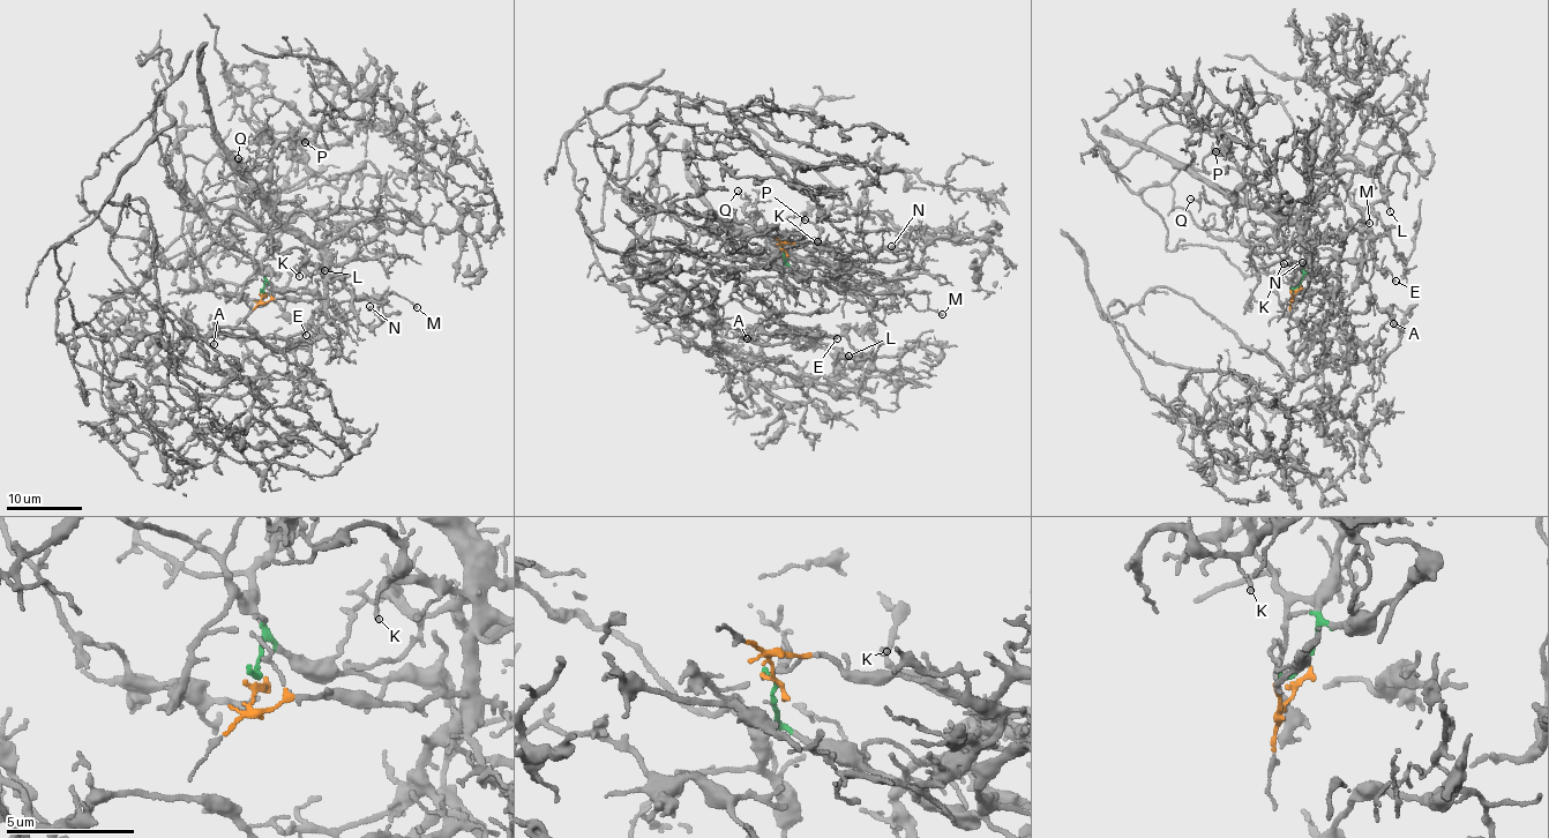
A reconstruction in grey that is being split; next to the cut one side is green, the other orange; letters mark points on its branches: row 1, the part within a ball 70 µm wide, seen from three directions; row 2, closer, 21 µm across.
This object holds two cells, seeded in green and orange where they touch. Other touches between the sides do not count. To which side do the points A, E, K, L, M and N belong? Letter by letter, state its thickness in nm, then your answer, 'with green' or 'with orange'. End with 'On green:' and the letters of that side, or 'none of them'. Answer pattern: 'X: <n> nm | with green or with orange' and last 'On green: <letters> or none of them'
A: 170 nm | with green
E: 100 nm | with green
K: 110 nm | with orange
L: 140 nm | with green
M: 150 nm | with green
N: 120 nm | with orange
On green: A, E, L, M

